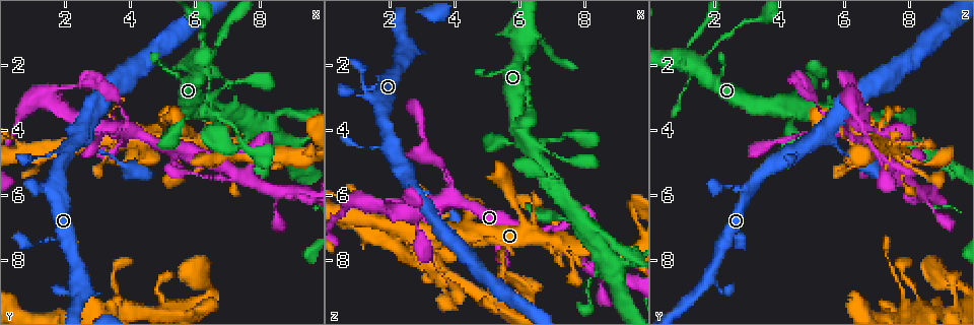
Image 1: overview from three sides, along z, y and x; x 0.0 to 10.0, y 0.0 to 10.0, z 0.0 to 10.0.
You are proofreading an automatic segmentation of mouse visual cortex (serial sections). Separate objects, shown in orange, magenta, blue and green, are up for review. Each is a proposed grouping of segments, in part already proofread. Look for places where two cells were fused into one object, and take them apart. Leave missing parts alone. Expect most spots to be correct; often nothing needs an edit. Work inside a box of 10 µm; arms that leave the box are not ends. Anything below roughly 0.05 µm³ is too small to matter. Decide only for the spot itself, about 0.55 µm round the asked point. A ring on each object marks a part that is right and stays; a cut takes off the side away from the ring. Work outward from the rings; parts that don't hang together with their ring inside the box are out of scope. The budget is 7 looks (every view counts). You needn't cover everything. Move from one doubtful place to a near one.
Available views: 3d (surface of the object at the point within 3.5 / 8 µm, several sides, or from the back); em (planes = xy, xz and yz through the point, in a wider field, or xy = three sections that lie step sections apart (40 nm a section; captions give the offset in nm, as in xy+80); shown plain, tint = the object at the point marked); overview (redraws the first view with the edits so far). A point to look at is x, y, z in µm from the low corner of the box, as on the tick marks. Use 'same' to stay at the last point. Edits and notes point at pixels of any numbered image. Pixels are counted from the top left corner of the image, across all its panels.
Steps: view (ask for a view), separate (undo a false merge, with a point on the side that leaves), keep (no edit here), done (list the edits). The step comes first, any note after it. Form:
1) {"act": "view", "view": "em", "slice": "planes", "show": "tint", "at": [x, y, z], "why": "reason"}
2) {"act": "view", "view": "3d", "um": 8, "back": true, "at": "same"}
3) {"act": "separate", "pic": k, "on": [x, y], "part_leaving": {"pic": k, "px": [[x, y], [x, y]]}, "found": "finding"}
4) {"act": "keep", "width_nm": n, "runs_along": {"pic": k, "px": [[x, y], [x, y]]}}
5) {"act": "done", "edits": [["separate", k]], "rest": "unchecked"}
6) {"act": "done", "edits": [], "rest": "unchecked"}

{"act": "view", "view": "3d", "um": 3.5, "at": [7.20, 5.35, 7.55]}

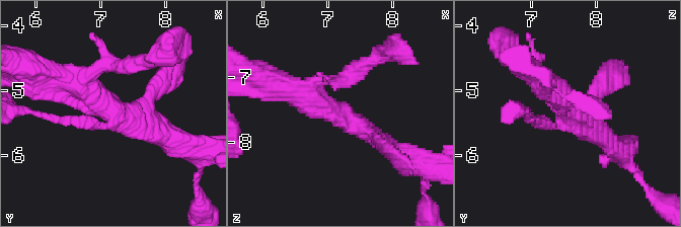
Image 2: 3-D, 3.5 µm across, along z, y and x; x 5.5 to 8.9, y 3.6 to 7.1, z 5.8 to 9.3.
{"act": "view", "view": "em", "slice": "xy", "step": 3, "show": "tint", "at": [7.20, 5.30, 7.55], "arms": 4, "arm_widths_nm": [150, 200, 300, 400]}

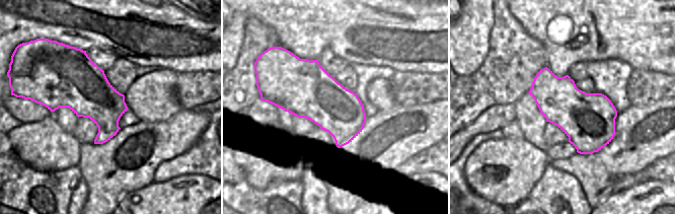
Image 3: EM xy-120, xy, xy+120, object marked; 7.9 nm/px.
{"act": "keep", "runs_along": {"pic": 2, "px": [[286, 89], [301, 91], [391, 149]]}, "found": "all the same cell"}

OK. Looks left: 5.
{"act": "view", "view": "3d", "um": 3.5, "at": [6.25, 1.90, 1.55], "why": "four or more arms meet"}

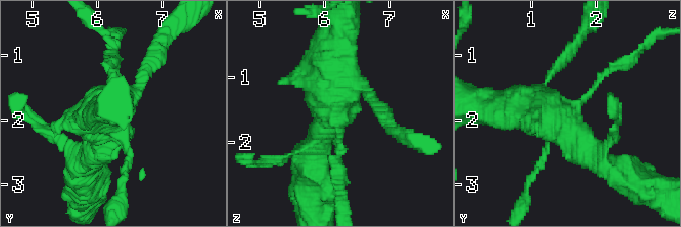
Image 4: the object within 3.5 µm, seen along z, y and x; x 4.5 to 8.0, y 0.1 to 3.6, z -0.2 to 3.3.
{"act": "view", "view": "em", "slice": "xy", "step": 3, "show": "tint", "at": [6.15, 1.95, 1.55]}

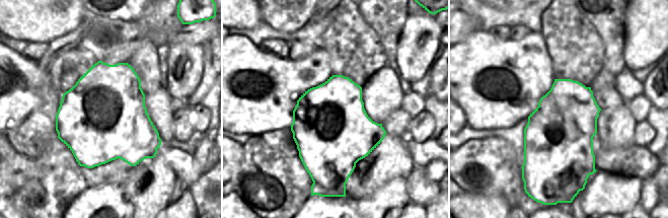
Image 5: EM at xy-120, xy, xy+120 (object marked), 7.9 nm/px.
{"act": "keep", "runs_along": {"pic": 4, "px": [[603, 162], [566, 116], [510, 103]]}, "found": "one cell here"}

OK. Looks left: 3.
{"act": "view", "view": "3d", "um": 3.5, "at": [7.75, 3.75, 6.70], "why": "sharp bend"}

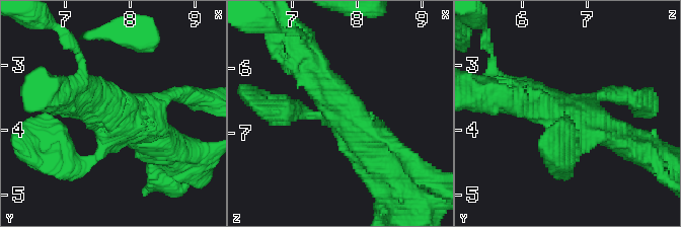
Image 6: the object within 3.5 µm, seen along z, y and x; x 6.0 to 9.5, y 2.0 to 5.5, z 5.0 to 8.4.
{"act": "view", "view": "em", "slice": "planes", "show": "tint", "at": [7.85, 3.75, 6.65], "arms": 4, "arm_widths_nm": [150, 300, 400, 450]}

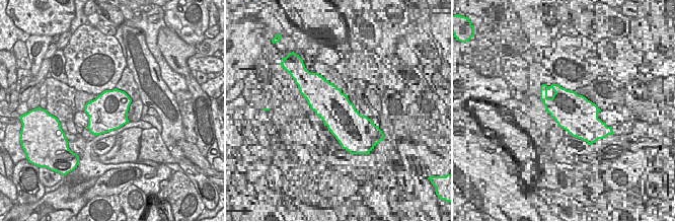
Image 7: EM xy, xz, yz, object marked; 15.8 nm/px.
{"act": "keep", "runs_along": {"pic": 6, "px": [[306, 61], [377, 160]]}, "found": "one cell here"}

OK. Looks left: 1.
{"act": "done", "edits": [], "rest": "unchecked"}

